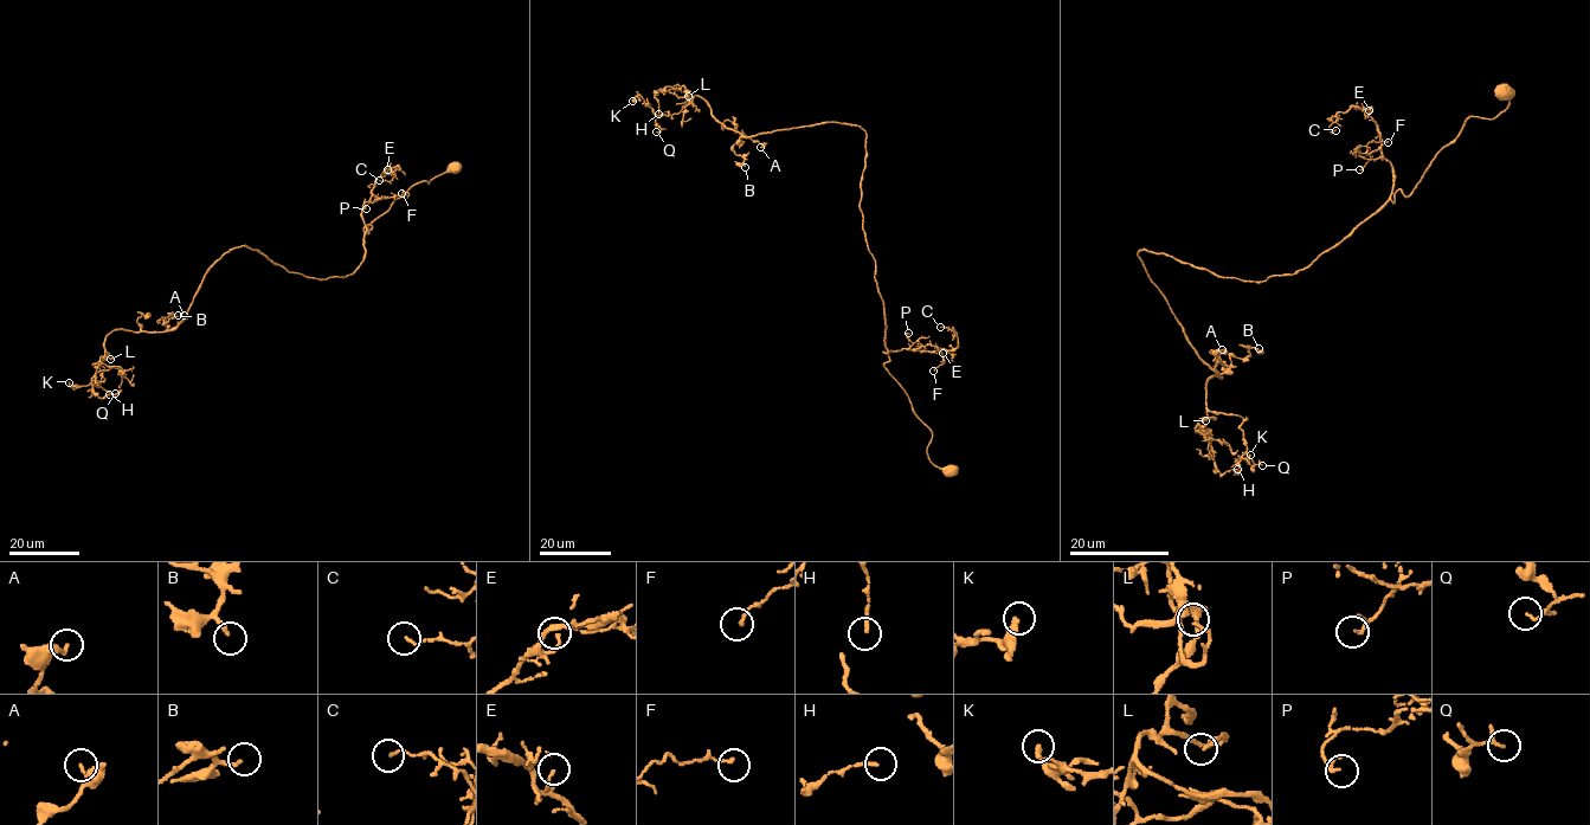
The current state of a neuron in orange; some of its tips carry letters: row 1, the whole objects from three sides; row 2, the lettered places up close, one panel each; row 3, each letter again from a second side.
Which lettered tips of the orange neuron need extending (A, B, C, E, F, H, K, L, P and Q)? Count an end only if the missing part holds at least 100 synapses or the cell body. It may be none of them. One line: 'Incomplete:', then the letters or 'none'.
Incomplete: none

